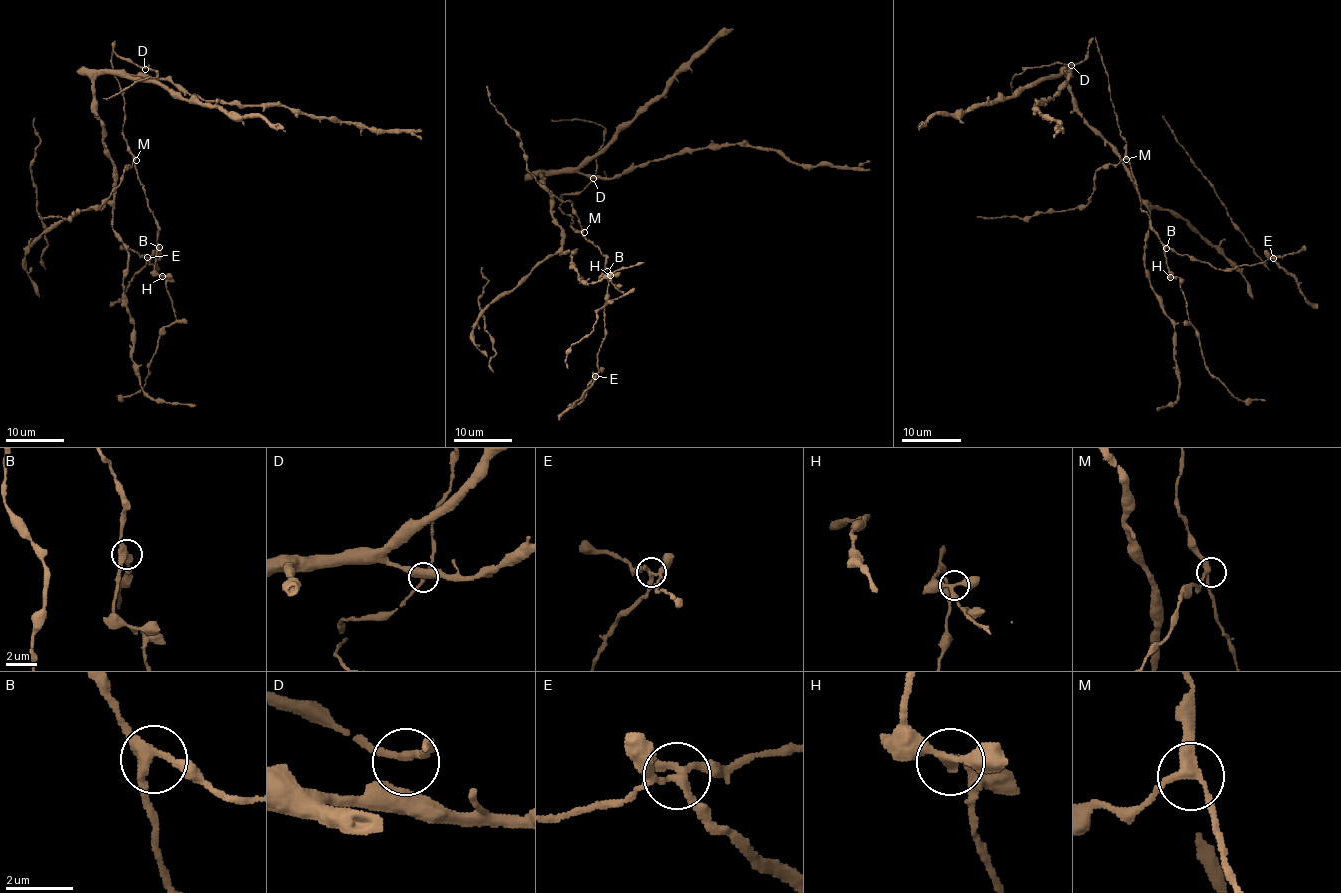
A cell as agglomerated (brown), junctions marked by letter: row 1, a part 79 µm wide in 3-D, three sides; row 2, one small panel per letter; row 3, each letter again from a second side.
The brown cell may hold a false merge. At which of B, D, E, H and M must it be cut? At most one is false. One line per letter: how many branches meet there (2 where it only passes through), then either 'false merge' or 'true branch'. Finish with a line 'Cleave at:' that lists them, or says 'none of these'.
B: branches 3; true branch
D: branches 3; true branch
E: branches 3; false merge
H: branches 3; true branch
M: branches 3; true branch
Cleave at: E

